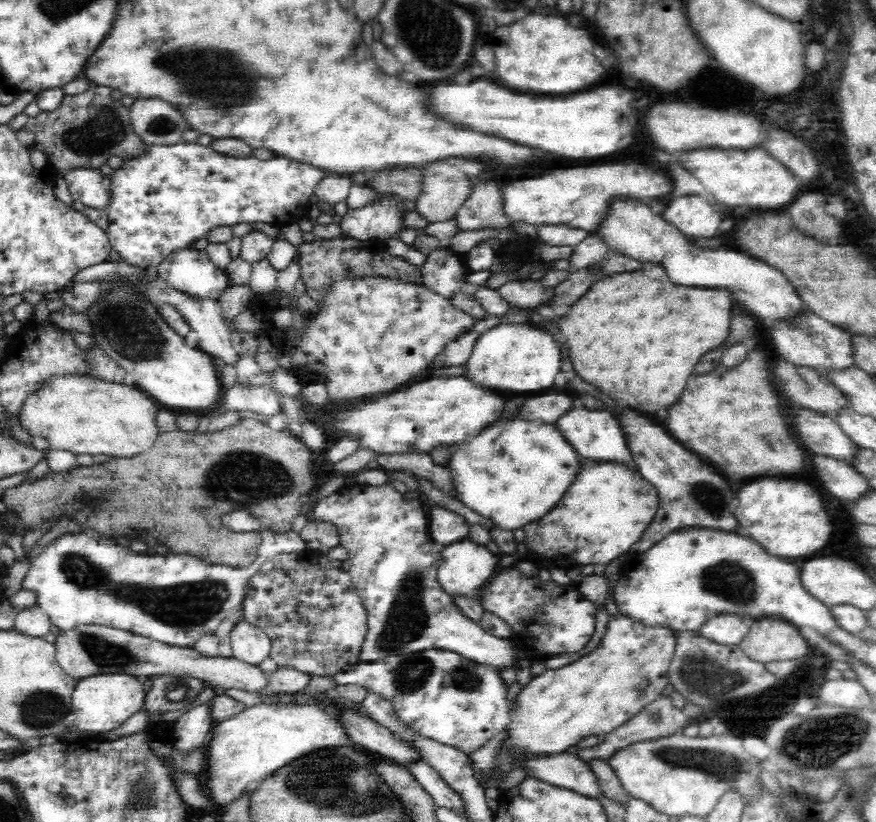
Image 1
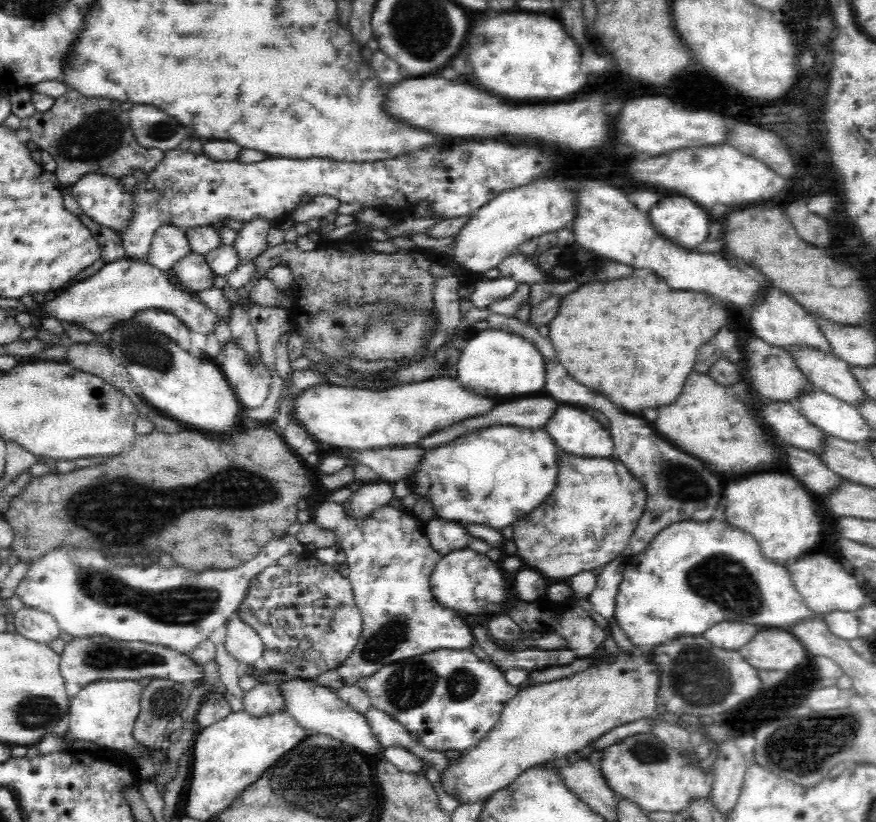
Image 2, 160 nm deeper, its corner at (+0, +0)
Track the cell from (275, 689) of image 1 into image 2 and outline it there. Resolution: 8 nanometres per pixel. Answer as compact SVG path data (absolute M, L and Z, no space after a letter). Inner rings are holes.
M256 685L244 693L243 711L254 717L281 712L285 709L284 699L276 685Z

